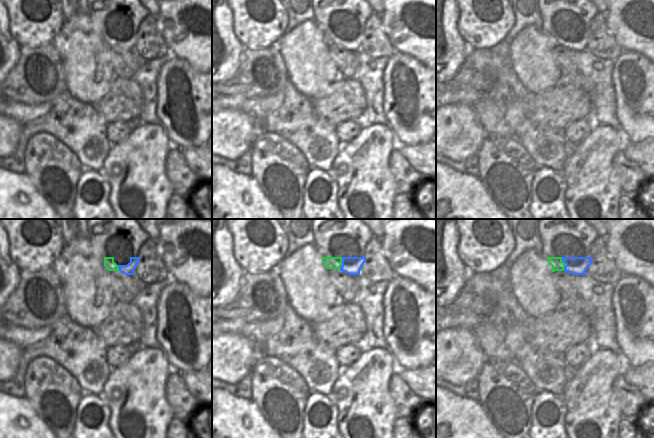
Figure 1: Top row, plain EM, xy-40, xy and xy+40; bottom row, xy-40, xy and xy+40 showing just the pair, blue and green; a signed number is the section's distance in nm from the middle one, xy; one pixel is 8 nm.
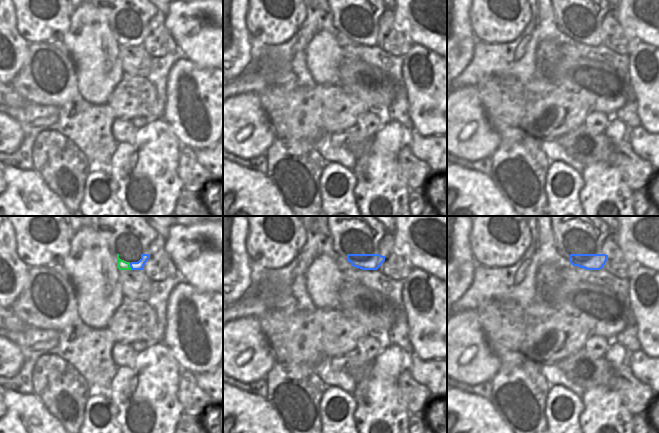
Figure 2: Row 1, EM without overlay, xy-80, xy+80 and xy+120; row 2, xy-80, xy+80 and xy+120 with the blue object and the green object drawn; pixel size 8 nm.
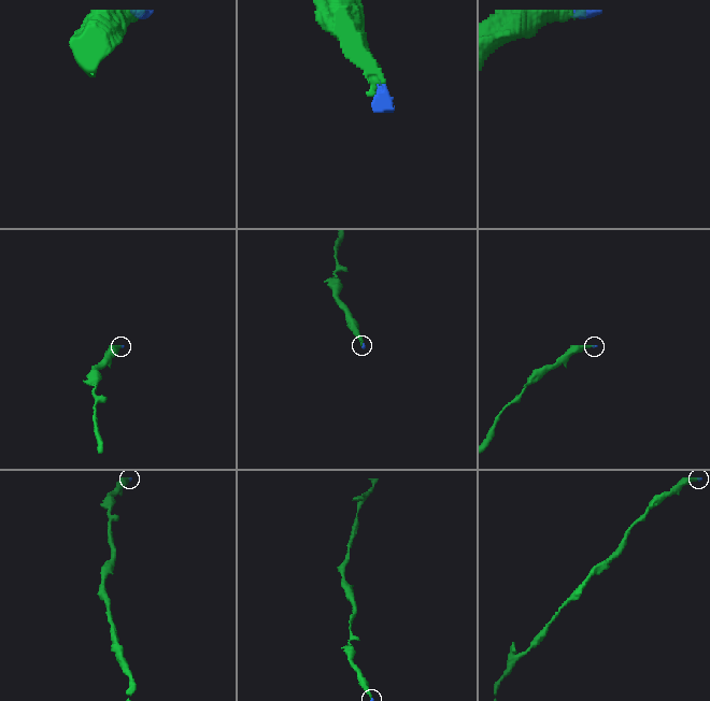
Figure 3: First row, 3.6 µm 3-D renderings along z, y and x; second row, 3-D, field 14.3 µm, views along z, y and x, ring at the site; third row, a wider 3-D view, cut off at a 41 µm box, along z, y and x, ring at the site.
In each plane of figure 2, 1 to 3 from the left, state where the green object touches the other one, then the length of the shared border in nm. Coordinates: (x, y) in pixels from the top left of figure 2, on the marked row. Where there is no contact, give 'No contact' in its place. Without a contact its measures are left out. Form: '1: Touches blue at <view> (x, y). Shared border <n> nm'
1: Touches blue at xy-80 (130, 266). Shared border 60 nm
2: No contact
3: No contact.

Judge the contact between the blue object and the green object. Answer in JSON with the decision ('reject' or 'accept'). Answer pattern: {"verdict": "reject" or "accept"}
{"verdict": "accept"}

